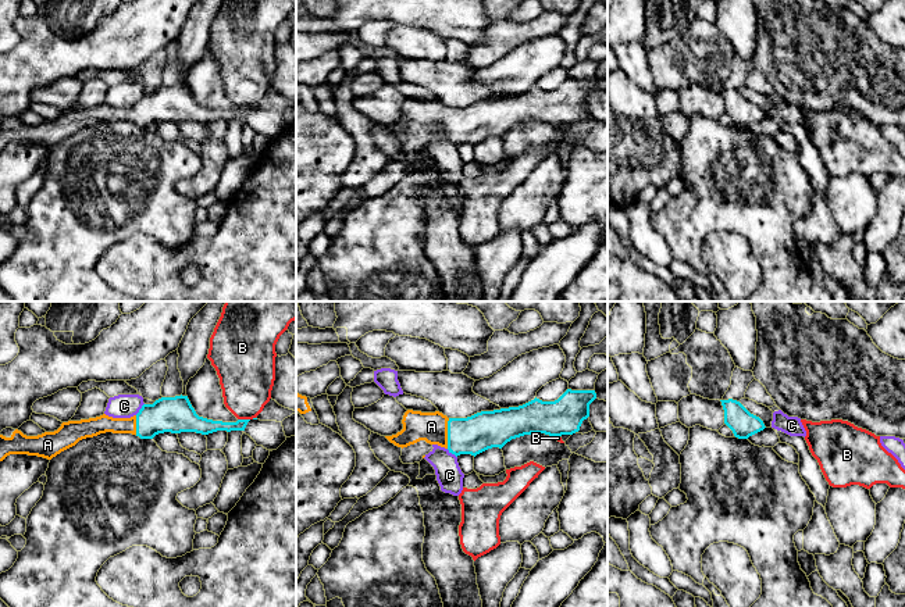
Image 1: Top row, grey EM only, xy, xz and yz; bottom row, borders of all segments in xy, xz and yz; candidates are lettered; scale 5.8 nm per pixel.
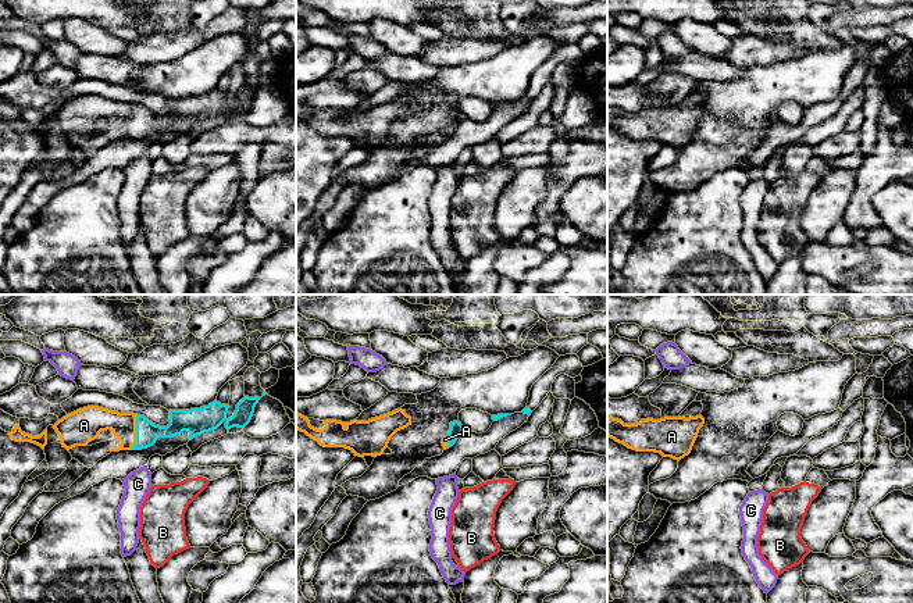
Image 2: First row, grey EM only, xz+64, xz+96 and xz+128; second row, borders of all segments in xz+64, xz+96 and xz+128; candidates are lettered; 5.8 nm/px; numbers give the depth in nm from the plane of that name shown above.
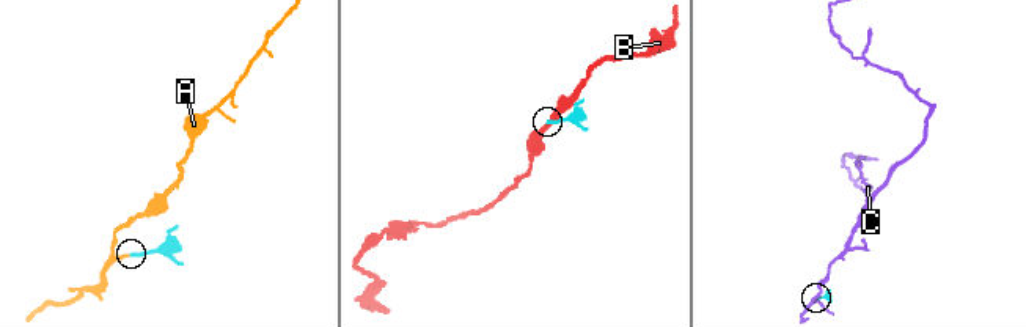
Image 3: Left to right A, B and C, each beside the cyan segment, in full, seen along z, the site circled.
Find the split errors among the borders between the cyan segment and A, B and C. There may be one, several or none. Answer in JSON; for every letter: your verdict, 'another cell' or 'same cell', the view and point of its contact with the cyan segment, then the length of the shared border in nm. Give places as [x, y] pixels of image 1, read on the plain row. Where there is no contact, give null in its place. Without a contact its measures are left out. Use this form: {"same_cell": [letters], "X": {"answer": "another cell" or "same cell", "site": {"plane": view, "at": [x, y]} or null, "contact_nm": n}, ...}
{"same_cell": ["A"], "A": {"answer": "same cell", "site": {"plane": "xz", "at": [448, 122]}, "contact_nm": 180}, "B": {"answer": "another cell", "site": {"plane": "xy", "at": [243, 109]}, "contact_nm": 70}, "C": {"answer": "another cell", "site": {"plane": "xy", "at": [141, 97]}, "contact_nm": 90}}

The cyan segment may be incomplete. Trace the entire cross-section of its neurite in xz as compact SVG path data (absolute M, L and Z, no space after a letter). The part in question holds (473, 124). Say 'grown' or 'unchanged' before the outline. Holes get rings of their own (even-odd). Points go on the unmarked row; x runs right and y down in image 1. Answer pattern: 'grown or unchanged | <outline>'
grown | M567 78L555 90L535 86L519 96L481 100L467 107L448 107L439 100L407 99L402 108L403 118L385 126L402 138L425 129L448 138L456 146L475 146L492 136L502 138L512 128L524 124L573 124L589 106L589 93L595 88L595 79Z

